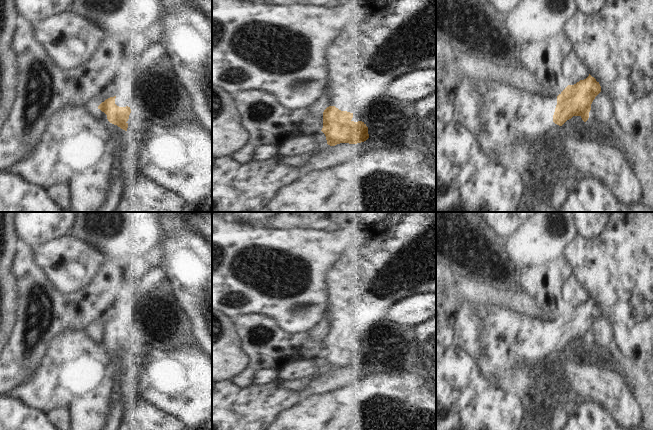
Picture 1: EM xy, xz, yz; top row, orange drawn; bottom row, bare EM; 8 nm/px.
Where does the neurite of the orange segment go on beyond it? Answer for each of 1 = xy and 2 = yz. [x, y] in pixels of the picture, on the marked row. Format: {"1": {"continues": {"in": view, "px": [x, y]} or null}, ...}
{"1": {"continues": {"in": "xy", "px": [122, 101]}}, "2": {"continues": {"in": "yz", "px": [512, 111]}}}

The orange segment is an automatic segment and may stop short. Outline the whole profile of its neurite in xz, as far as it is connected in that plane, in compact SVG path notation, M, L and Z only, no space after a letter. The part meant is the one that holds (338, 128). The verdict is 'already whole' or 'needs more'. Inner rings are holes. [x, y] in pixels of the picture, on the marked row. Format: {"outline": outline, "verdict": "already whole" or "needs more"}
{"outline": "M372 0L361 5L366 12L363 19L353 19L348 22L337 38L328 47L325 59L329 68L329 86L326 90L324 104L329 106L323 112L322 132L326 136L327 144L335 146L340 143L357 144L366 141L369 138L368 127L362 121L354 122L352 120L354 108L360 103L374 105L377 101L387 99L387 93L391 83L399 76L421 71L426 69L436 69L436 0Z", "verdict": "needs more"}

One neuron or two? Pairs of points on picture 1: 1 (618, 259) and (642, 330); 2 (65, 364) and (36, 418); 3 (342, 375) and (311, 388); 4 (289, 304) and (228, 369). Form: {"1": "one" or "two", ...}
{"1": "one", "2": "two", "3": "one", "4": "two"}

